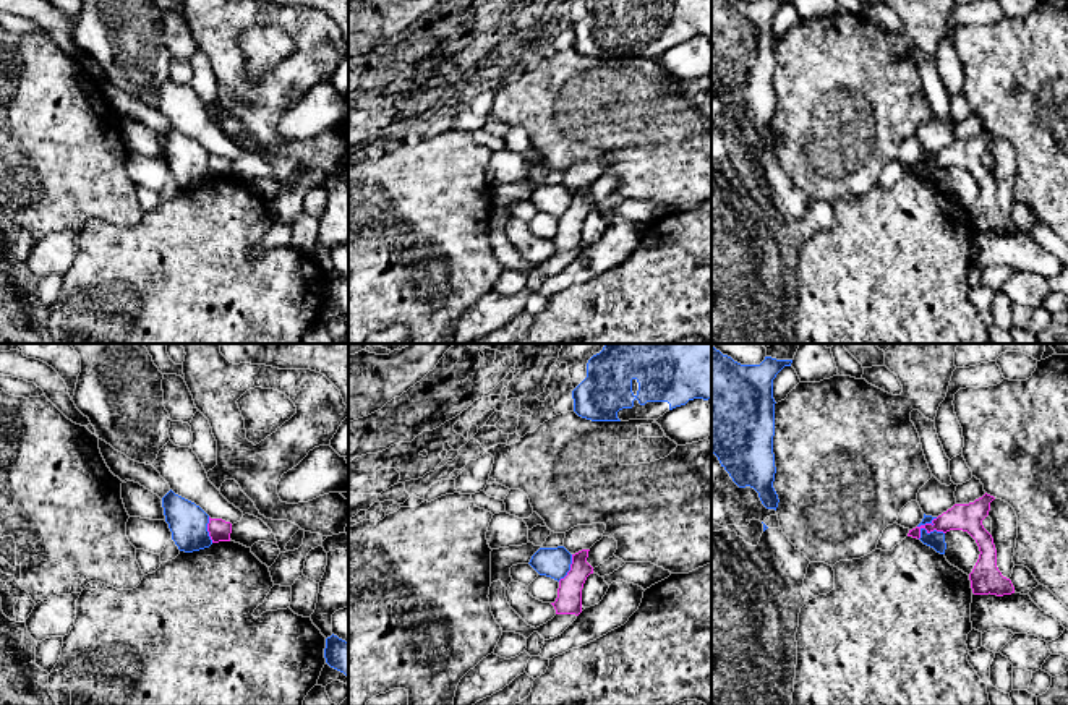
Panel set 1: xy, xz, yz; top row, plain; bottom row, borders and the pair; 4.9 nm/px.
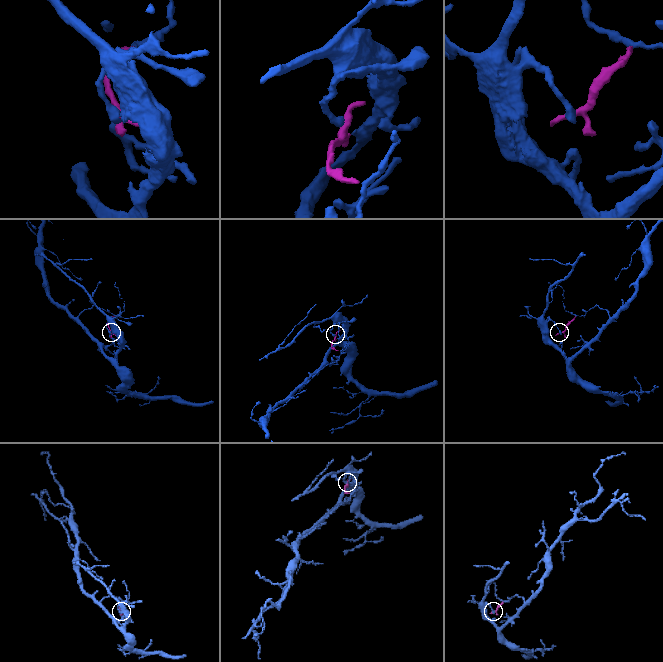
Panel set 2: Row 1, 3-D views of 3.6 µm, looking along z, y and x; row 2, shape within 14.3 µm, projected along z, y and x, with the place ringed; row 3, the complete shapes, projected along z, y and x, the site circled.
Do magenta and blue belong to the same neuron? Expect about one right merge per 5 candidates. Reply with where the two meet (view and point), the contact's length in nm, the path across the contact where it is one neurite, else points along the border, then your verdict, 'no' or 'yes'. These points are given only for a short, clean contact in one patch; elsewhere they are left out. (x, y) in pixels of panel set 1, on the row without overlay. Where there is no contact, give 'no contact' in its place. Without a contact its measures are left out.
yz (931, 167) | 150 nm | along yz (918, 162), (929, 169), (940, 167), (944, 170) | no

